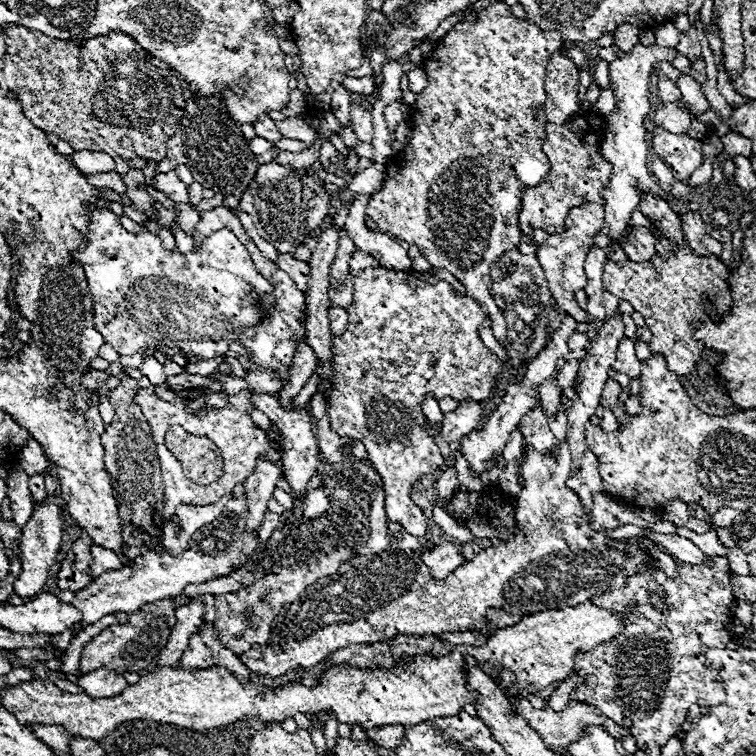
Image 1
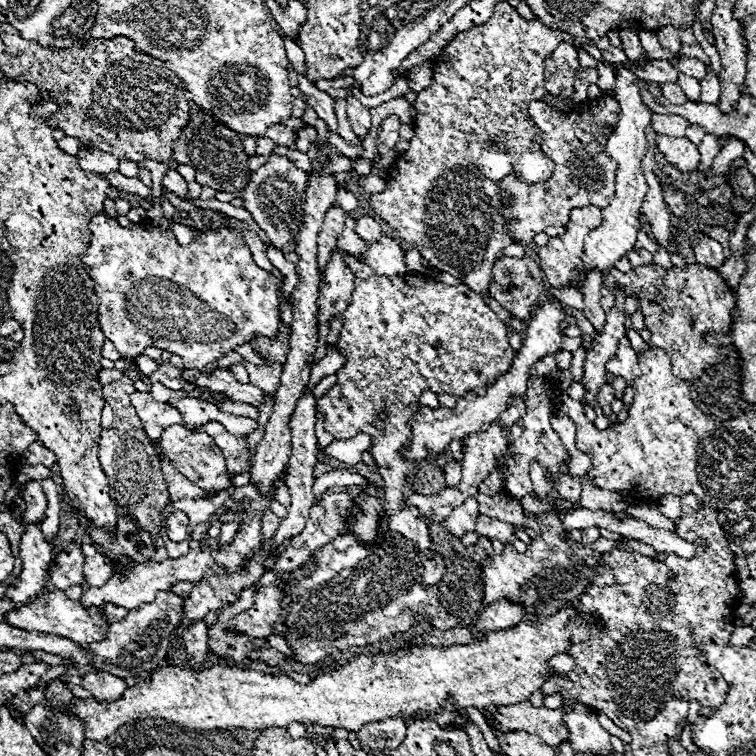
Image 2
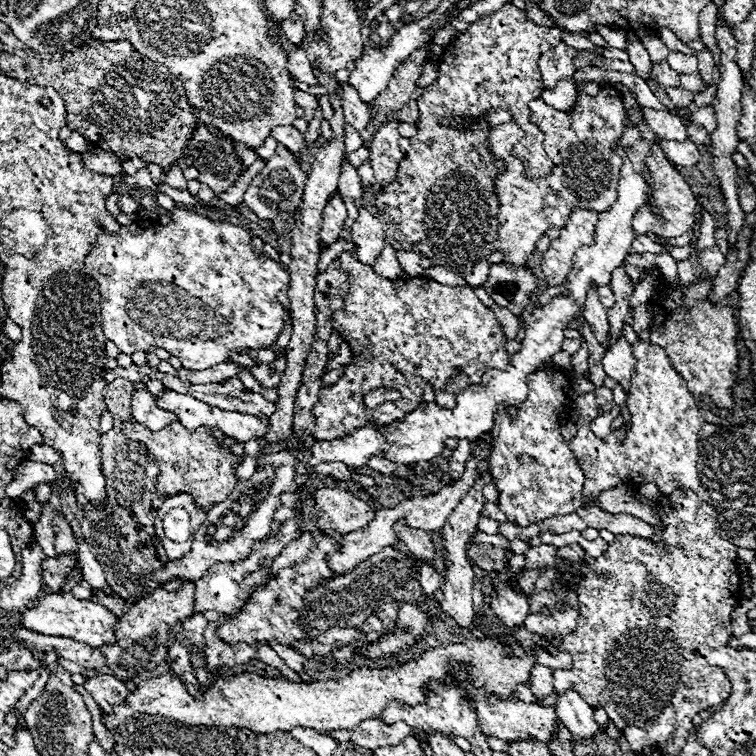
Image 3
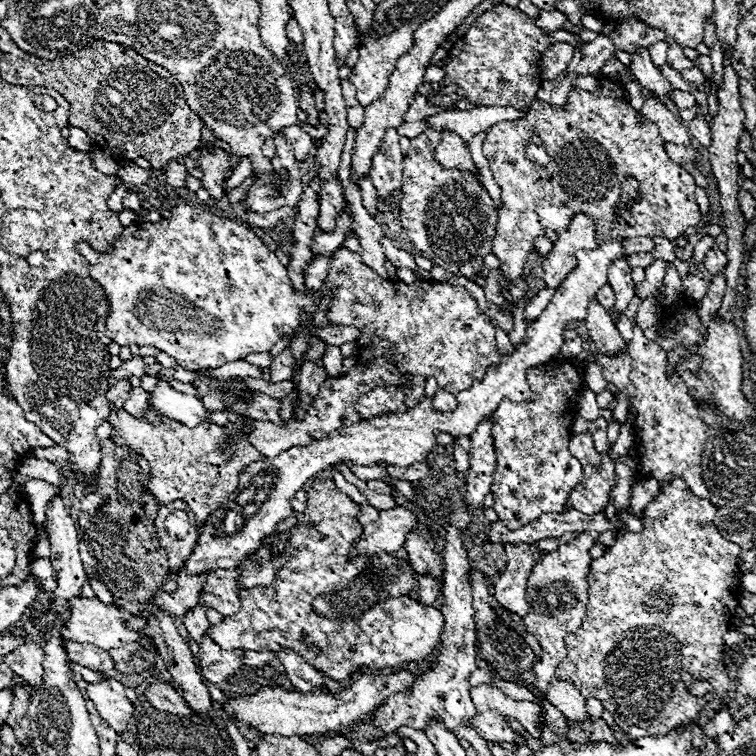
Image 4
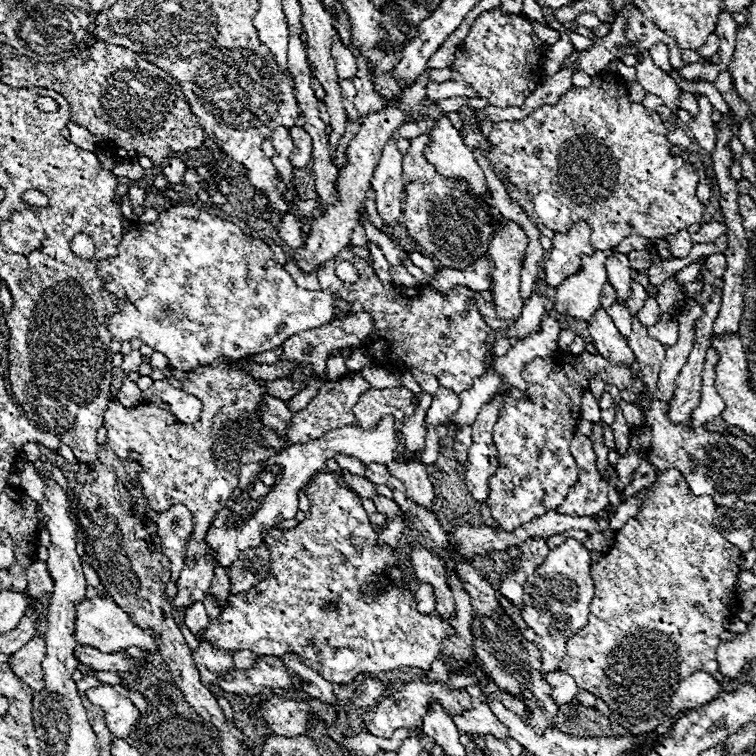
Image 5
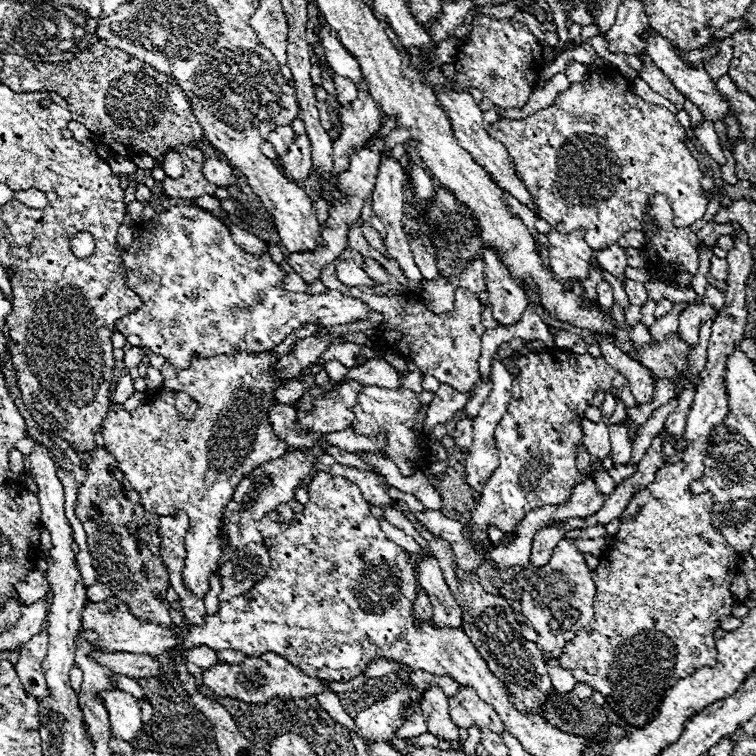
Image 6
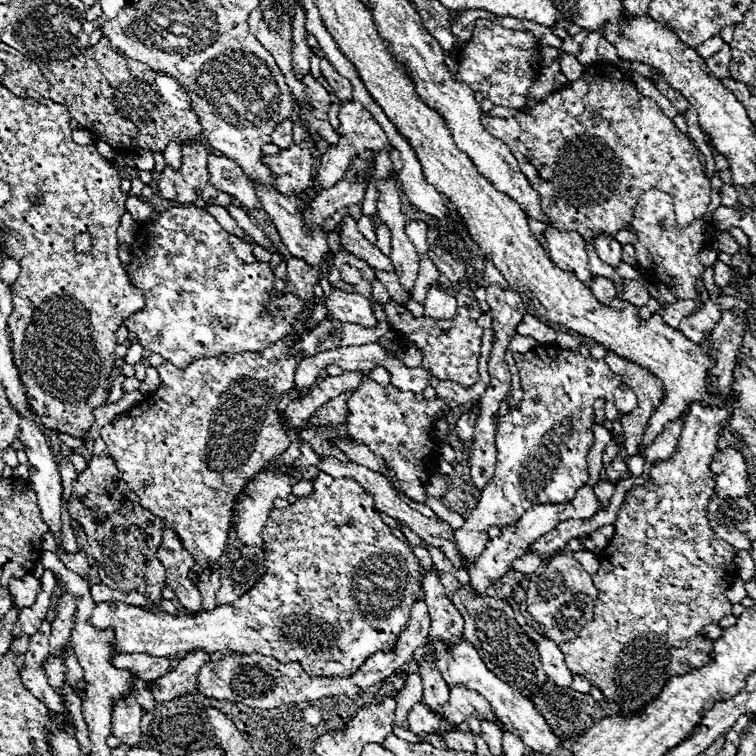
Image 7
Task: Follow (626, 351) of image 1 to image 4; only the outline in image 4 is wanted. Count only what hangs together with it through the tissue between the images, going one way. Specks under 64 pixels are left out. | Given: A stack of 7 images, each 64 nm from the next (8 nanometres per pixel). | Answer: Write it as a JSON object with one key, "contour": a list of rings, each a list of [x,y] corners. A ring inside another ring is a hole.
{"contour":[[[598,354],[594,358],[600,366],[602,366],[602,374],[606,378],[606,382],[612,382],[618,386],[618,390],[632,398],[634,396],[634,384],[630,380],[630,370],[632,370],[632,358],[628,354],[620,354],[618,358],[614,356],[606,356],[606,354]]]}

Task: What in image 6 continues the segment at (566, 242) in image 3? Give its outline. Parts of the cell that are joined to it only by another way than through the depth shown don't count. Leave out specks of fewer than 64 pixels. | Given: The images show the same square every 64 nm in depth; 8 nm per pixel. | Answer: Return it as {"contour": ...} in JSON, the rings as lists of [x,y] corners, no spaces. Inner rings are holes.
{"contour":[[[550,230],[548,234],[548,266],[558,278],[578,278],[586,280],[588,276],[588,260],[592,256],[592,248],[584,242],[584,232],[574,230],[572,234],[560,234],[558,230]]]}

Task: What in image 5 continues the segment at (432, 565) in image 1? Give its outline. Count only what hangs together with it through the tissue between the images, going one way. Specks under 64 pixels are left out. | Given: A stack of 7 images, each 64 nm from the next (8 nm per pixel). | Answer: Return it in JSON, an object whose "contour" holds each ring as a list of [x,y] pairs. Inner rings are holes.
{"contour":[[[420,584],[420,588],[416,590],[416,606],[418,606],[418,612],[422,614],[430,614],[434,610],[434,592],[432,592],[432,586],[428,584]]]}

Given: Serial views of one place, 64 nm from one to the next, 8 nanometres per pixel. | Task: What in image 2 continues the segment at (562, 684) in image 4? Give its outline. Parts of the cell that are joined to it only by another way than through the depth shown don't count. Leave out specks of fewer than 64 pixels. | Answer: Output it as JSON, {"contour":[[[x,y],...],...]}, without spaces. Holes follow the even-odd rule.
{"contour":[[[564,700],[562,708],[572,708],[572,712],[564,714],[562,720],[566,720],[566,726],[570,730],[570,744],[574,752],[608,754],[612,750],[610,734],[602,730],[594,712],[588,706],[576,700]]]}

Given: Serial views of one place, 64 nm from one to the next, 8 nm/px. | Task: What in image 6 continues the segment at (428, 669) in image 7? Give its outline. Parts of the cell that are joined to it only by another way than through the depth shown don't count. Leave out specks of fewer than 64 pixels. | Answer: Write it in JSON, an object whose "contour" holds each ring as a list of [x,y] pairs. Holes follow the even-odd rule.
{"contour":[[[438,684],[428,686],[420,706],[422,706],[424,714],[428,716],[428,732],[432,732],[438,740],[454,742],[454,746],[456,746],[458,744],[458,726],[450,720],[446,692]]]}

